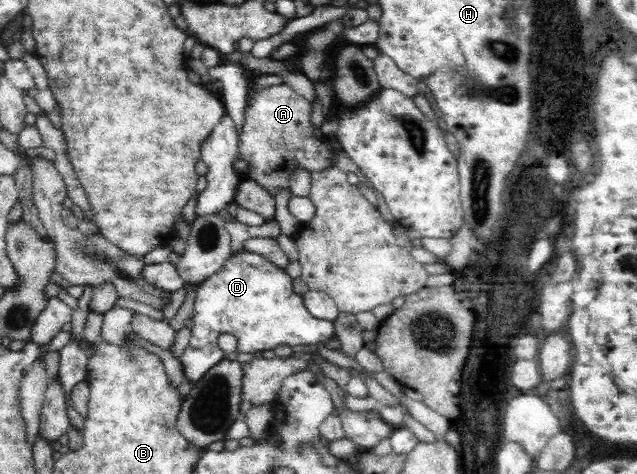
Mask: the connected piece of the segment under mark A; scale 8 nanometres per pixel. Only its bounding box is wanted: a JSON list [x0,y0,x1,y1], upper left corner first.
[237,82,334,197]

